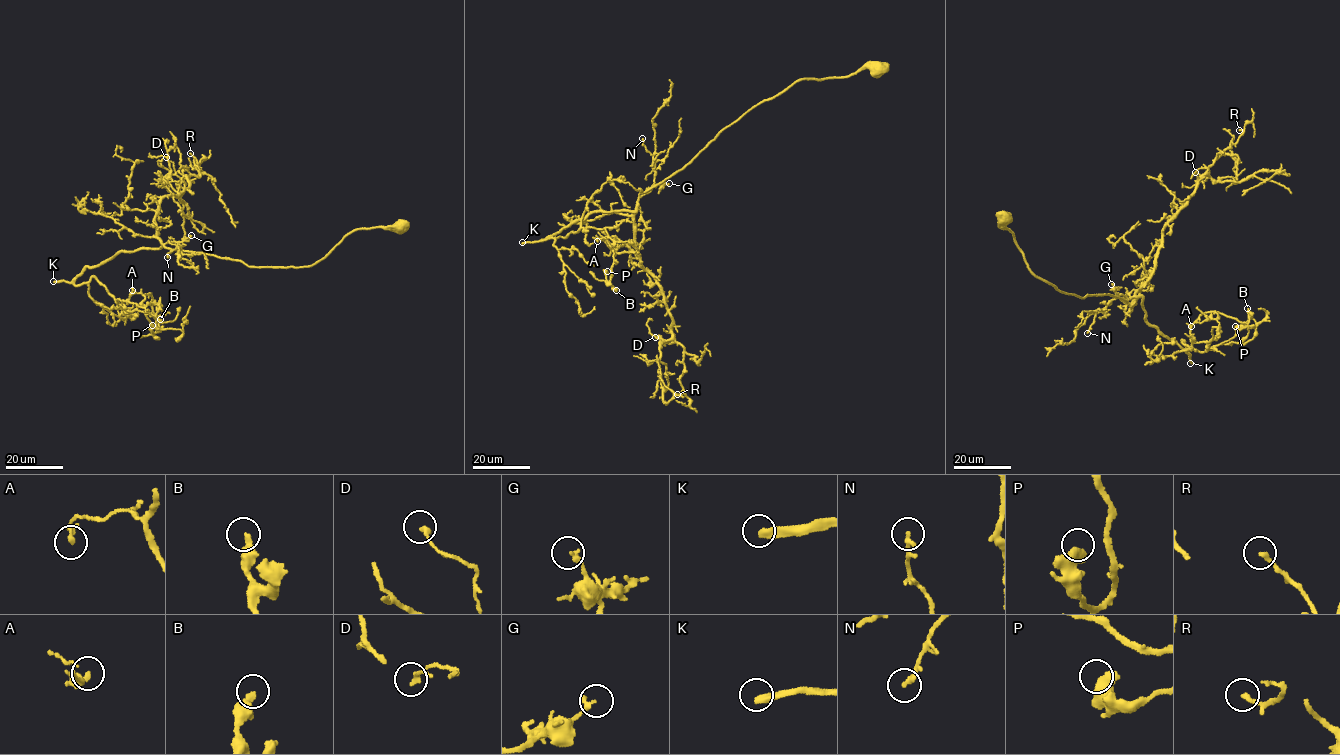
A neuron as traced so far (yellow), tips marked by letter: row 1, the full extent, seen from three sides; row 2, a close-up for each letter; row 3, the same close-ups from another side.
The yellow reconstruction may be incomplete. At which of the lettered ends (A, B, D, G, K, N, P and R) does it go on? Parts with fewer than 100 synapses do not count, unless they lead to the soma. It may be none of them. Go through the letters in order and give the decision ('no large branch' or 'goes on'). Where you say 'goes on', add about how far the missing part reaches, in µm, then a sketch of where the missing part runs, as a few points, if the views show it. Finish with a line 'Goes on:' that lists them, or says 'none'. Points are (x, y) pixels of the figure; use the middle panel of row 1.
A: no large branch
B: no large branch
D: no large branch
G: no large branch
K: goes on | 90 µm
N: no large branch
P: no large branch
R: no large branch
Goes on: K

